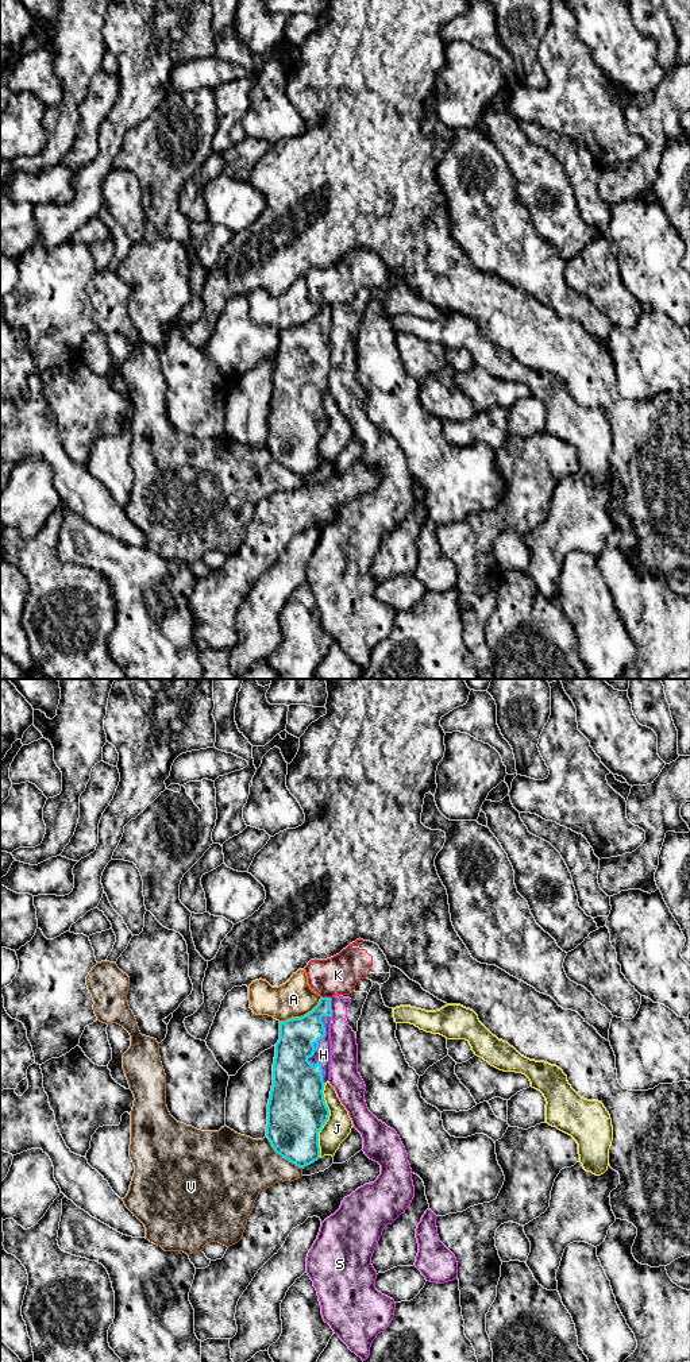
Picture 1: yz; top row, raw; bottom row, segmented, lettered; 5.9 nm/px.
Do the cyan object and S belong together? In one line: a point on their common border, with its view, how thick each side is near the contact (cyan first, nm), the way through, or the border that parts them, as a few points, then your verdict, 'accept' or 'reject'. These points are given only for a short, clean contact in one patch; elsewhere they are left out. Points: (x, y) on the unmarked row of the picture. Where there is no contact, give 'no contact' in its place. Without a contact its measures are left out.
meets cyan in yz at (330, 316); 200 nm thick on the cyan side, 160 nm on the other; reject

